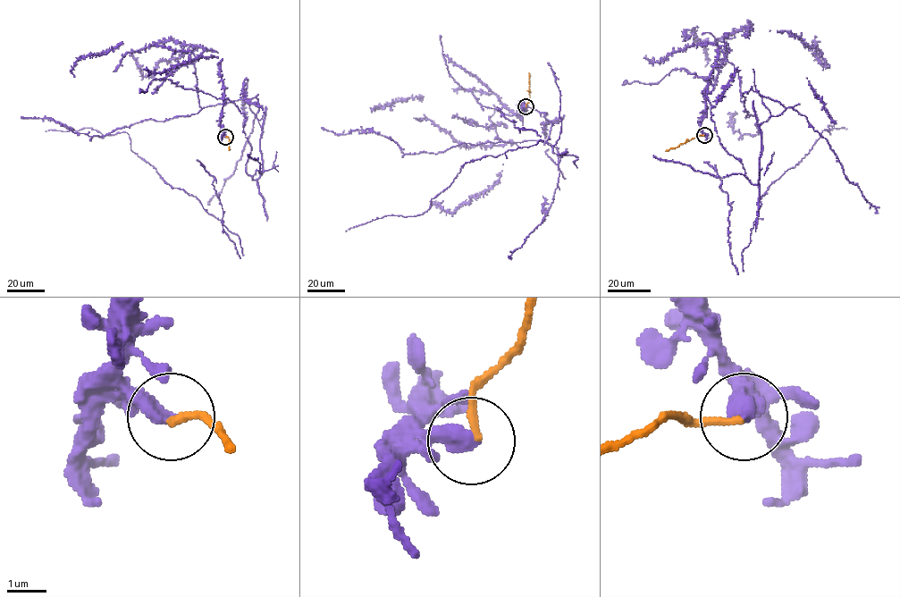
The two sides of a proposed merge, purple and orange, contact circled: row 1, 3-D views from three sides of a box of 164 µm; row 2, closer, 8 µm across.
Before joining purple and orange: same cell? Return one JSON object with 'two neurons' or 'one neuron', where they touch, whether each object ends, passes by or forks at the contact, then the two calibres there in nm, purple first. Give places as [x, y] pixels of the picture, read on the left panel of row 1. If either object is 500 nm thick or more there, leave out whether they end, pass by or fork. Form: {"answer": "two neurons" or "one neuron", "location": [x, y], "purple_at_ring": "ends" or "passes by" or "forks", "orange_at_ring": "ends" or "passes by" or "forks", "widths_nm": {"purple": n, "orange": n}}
{"answer": "two neurons", "location": [225, 137], "purple_at_ring": "ends", "orange_at_ring": "ends", "widths_nm": {"purple": 440, "orange": 180}}

